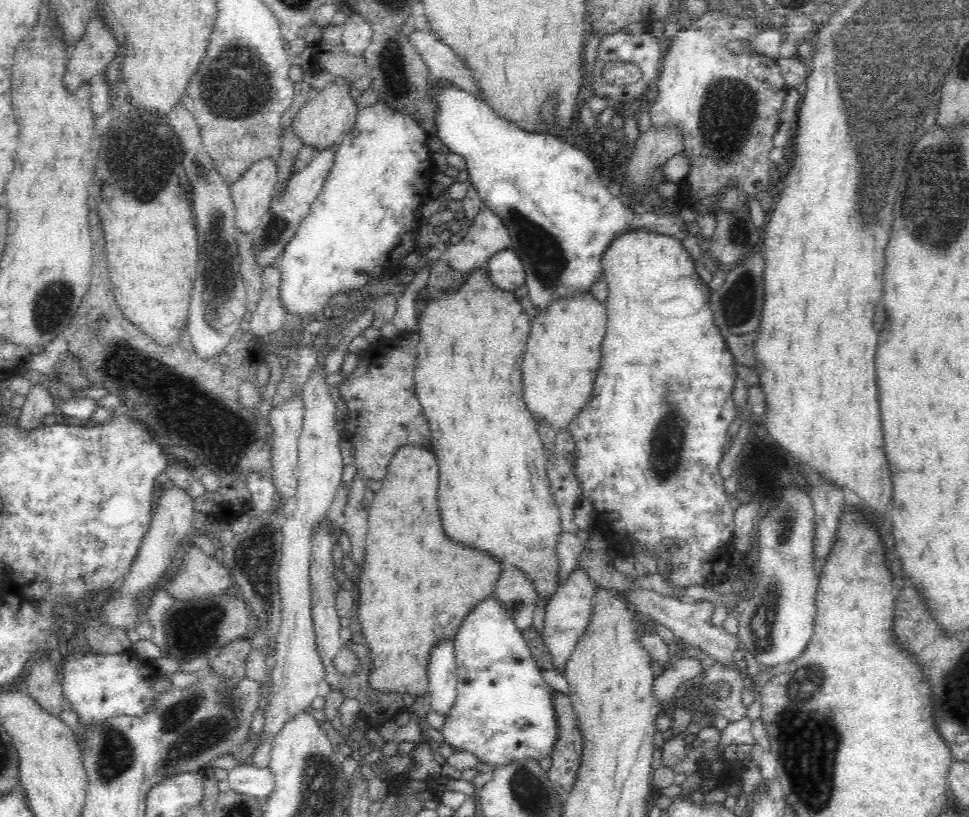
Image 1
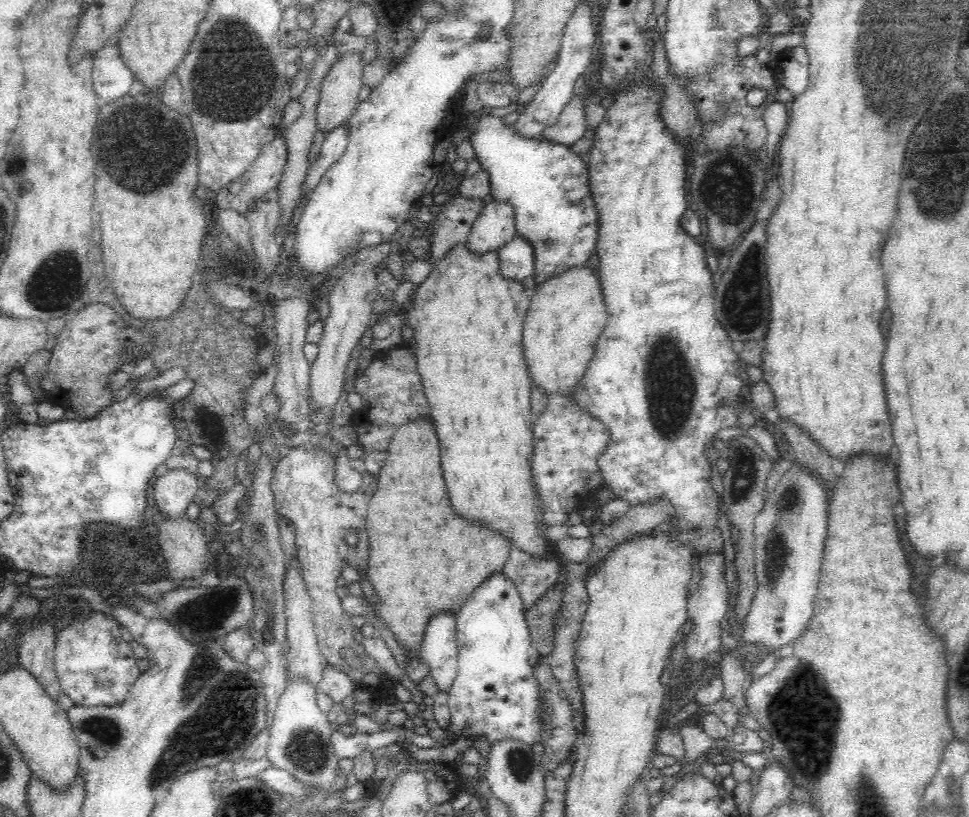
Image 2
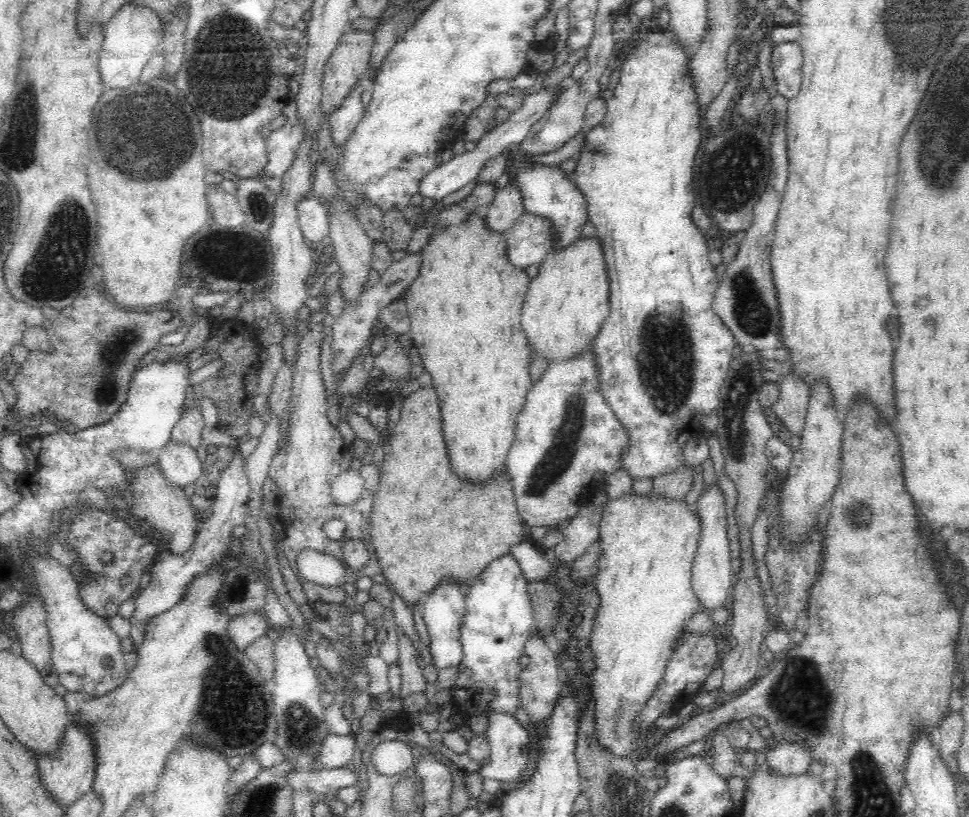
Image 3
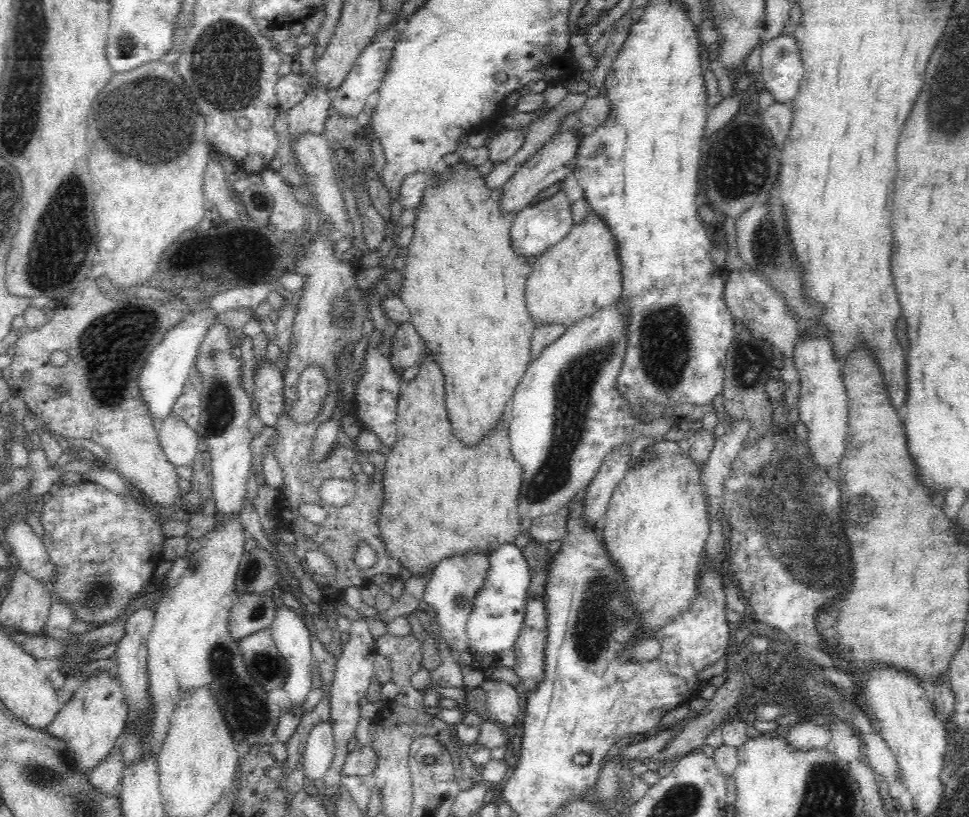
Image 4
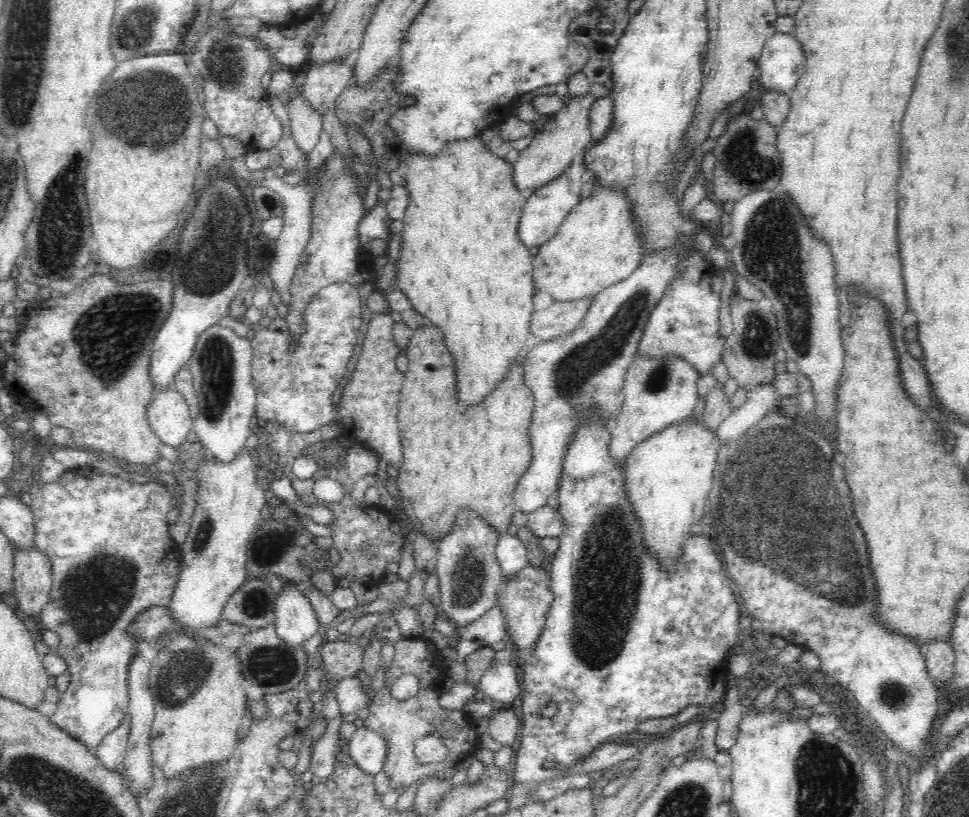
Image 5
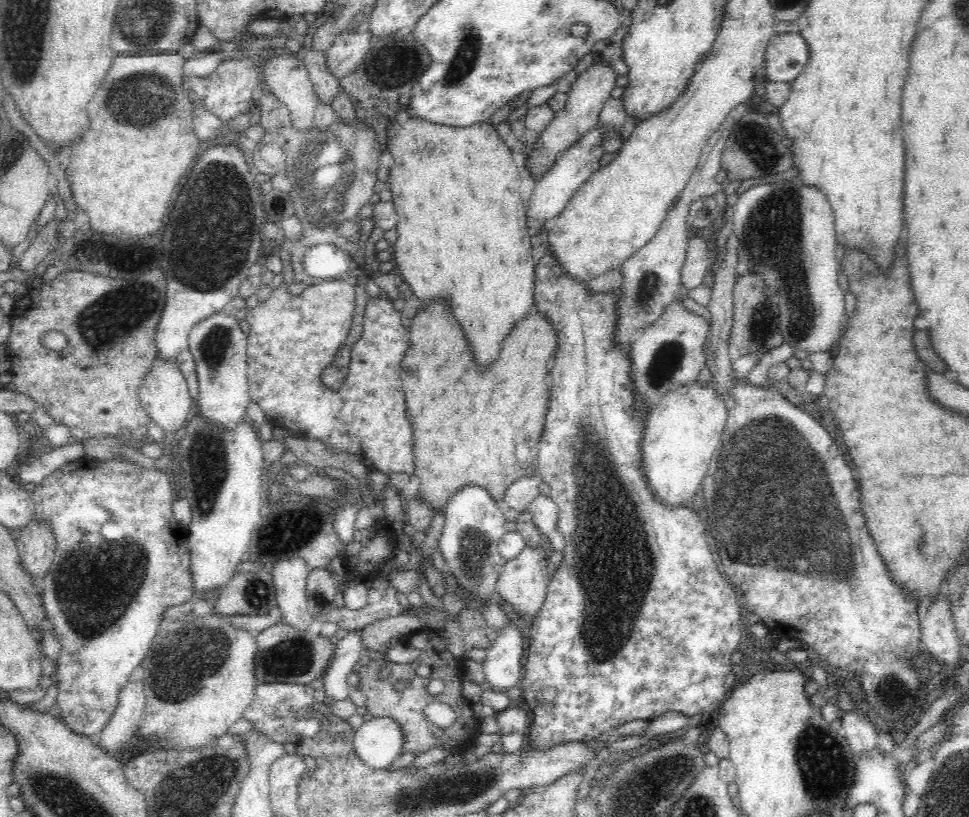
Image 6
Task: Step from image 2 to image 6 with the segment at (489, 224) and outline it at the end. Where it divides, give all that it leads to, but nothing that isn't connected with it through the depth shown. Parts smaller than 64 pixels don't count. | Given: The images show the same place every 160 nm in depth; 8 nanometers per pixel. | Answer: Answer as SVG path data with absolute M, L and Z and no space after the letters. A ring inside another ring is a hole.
M593 63L588 70L576 77L567 92L564 108L554 114L548 126L531 142L530 152L525 152L525 168L530 173L530 177L534 180L542 178L561 154L566 153L577 140L597 126L600 108L611 98L610 92L615 87L614 80L616 80L616 71L606 63Z

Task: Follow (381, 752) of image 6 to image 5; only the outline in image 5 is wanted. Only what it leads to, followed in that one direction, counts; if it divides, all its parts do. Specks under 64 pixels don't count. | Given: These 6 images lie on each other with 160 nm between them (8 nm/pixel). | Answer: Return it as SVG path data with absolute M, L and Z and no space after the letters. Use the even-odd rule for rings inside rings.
M366 727L357 729L349 744L352 761L366 773L378 774L386 760L386 740Z

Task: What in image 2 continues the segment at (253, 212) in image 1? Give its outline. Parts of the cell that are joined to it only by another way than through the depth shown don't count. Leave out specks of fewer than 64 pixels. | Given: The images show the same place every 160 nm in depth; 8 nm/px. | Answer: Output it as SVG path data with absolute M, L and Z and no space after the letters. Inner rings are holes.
M277 135L276 138L272 139L272 142L263 146L256 160L252 162L244 175L234 179L232 183L222 188L216 196L213 196L213 202L218 204L220 209L236 210L241 216L246 216L260 196L264 196L268 190L278 187L284 173L287 156L287 143L280 139L280 135Z

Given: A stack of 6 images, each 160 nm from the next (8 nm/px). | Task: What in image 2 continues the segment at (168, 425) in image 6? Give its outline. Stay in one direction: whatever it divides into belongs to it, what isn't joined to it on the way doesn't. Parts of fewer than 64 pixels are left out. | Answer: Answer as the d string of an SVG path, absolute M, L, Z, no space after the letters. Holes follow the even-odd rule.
M168 469L163 475L153 480L151 493L156 501L156 509L166 519L179 519L186 514L186 510L192 504L195 494L200 487L200 479L186 469Z

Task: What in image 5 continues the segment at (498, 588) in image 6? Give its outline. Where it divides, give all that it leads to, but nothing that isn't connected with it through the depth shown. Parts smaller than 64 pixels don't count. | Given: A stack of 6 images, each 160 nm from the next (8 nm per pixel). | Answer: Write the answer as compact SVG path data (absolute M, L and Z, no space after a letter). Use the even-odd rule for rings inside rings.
M528 564L501 586L499 603L506 615L508 637L516 651L531 653L540 633L544 630L545 618L553 600L547 565L532 567Z

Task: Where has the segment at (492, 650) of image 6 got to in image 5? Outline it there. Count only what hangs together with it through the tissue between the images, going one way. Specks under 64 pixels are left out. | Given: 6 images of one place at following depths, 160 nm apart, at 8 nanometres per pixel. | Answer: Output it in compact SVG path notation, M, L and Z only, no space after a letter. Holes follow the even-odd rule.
M492 664L490 670L482 676L479 685L478 697L496 701L509 709L516 698L522 696L522 686L518 684L514 664Z

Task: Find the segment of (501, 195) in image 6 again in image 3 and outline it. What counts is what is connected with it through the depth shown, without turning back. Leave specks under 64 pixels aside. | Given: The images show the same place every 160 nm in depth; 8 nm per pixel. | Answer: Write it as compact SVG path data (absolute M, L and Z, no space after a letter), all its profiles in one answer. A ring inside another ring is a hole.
M483 213L470 216L464 224L460 226L448 227L438 231L440 236L434 237L422 249L424 260L421 261L421 269L419 275L412 284L402 294L402 299L406 303L408 317L411 323L409 330L410 337L413 339L415 348L419 351L420 363L426 372L430 373L432 387L436 391L438 406L440 407L440 416L442 417L442 432L446 438L446 448L448 448L448 458L452 462L452 470L456 470L456 474L464 480L472 480L472 482L486 482L492 480L496 475L507 472L508 452L515 441L516 421L524 403L526 395L532 386L530 382L530 345L528 339L522 329L521 315L523 312L523 304L526 293L528 292L530 278L524 269L516 269L512 266L507 256L507 243L504 233L492 233L488 229Z

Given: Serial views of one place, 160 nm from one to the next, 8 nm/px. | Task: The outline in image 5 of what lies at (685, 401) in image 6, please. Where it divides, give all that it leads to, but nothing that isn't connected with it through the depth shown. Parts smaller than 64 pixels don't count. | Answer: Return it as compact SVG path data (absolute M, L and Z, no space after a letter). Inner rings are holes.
M684 419L638 443L624 464L623 487L636 515L642 543L668 572L679 565L683 544L688 535L693 535L694 525L709 516L705 506L720 445L716 434L704 429L700 420L689 424Z

